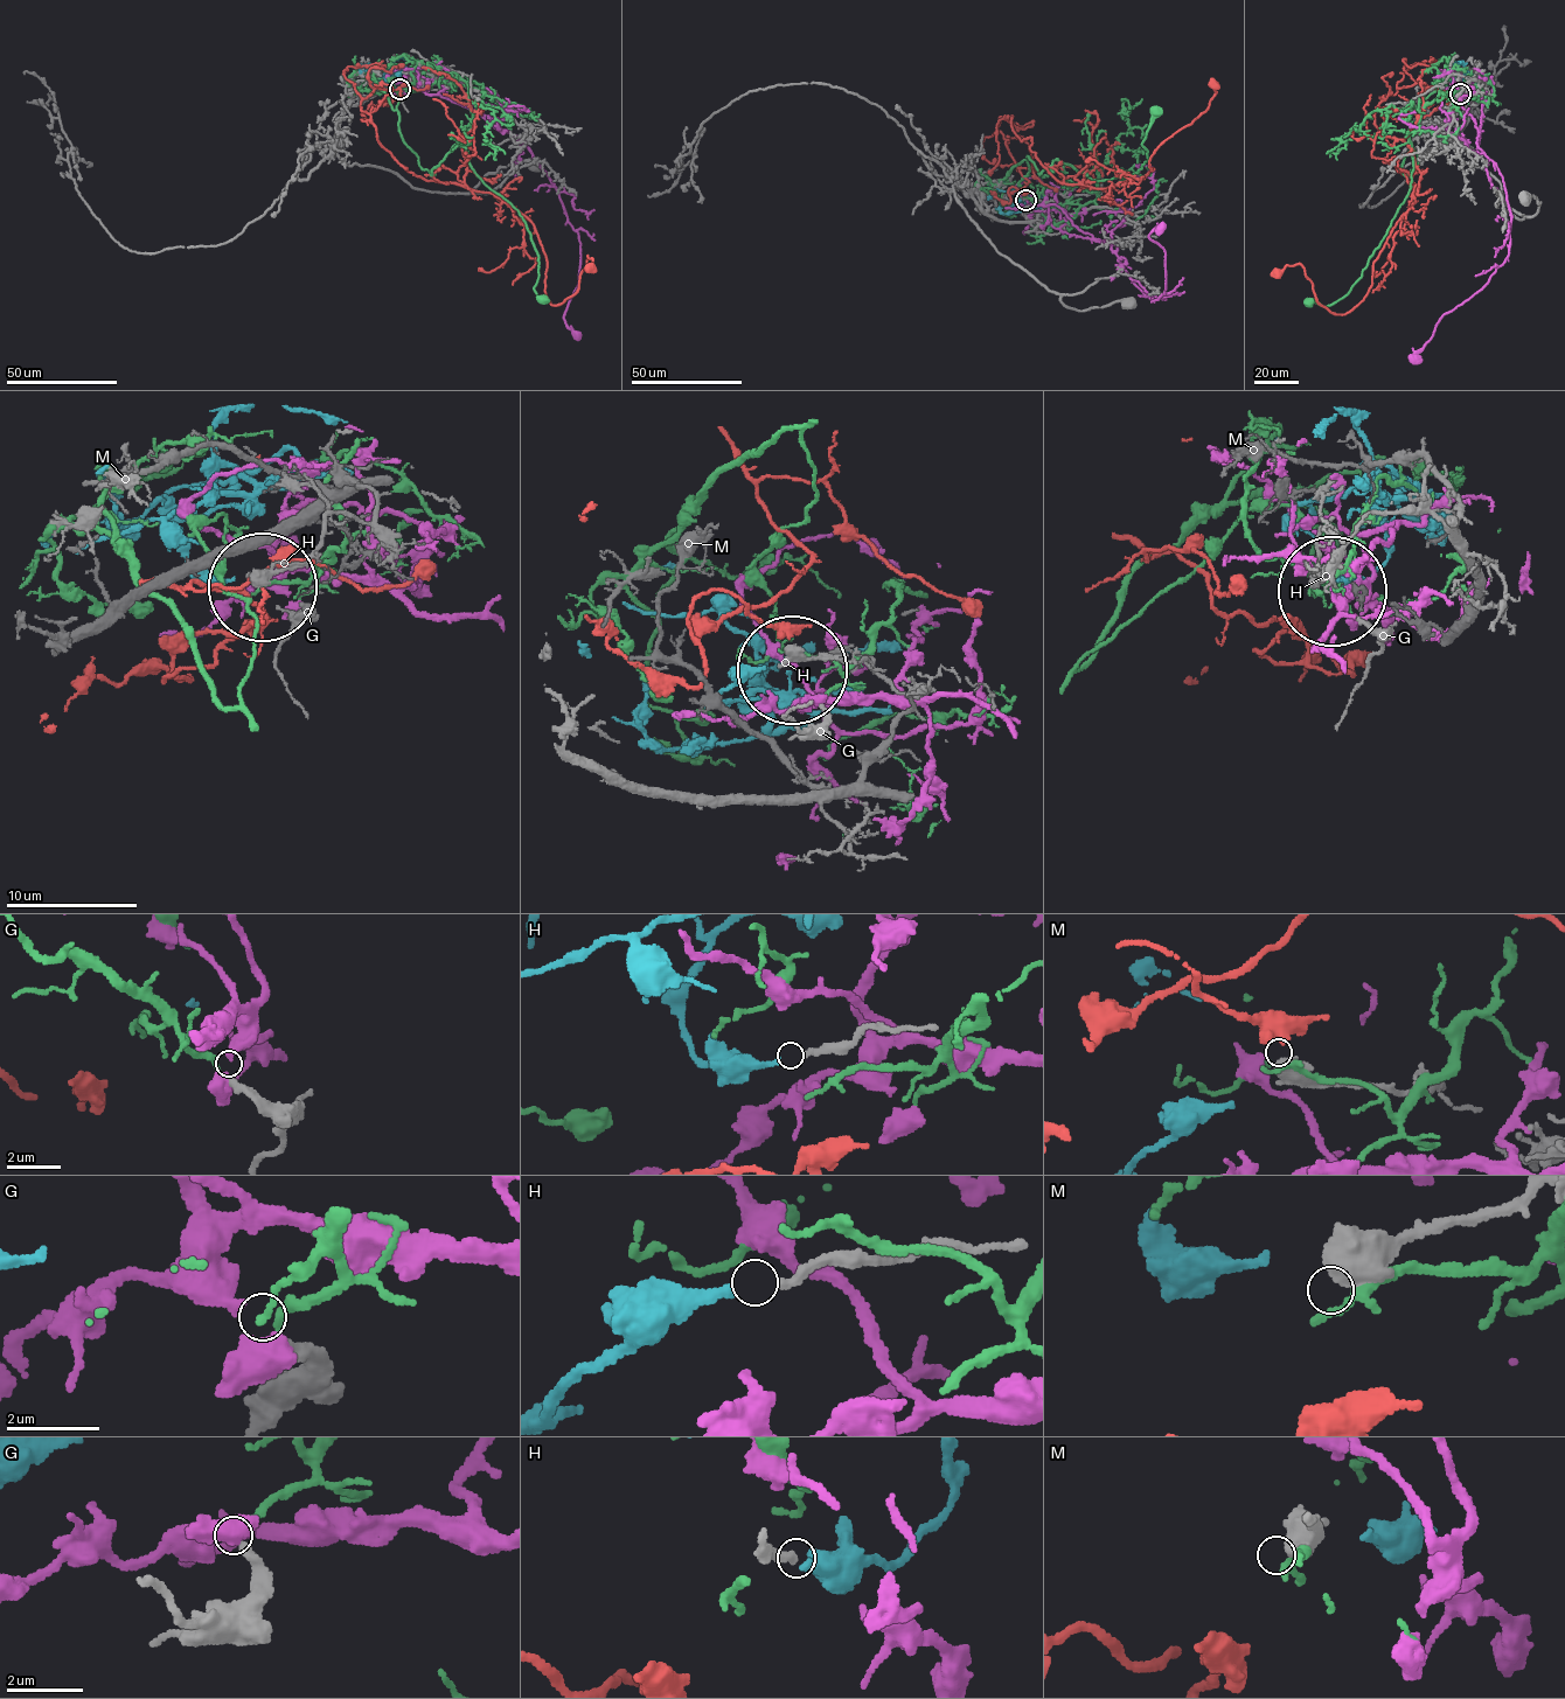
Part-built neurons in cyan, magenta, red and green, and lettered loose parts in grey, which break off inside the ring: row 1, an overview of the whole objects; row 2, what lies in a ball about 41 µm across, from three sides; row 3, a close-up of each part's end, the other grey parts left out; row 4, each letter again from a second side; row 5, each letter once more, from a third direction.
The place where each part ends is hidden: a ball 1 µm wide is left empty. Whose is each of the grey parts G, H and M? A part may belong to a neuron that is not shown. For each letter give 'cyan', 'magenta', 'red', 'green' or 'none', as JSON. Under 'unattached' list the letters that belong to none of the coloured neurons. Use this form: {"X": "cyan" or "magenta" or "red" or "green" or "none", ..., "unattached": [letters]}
{"G": "magenta", "H": "cyan", "M": "none", "unattached": ["M"]}

